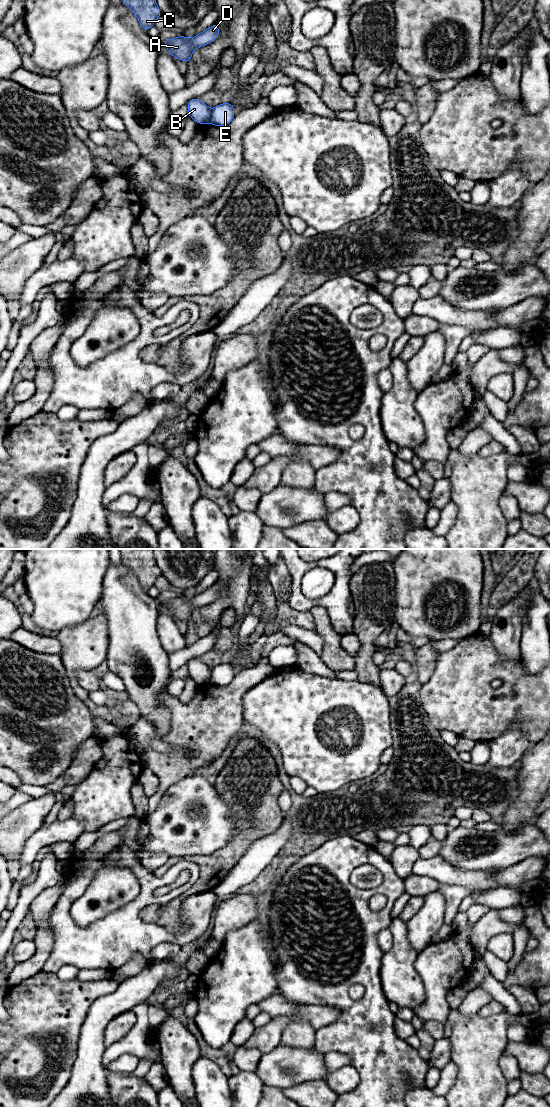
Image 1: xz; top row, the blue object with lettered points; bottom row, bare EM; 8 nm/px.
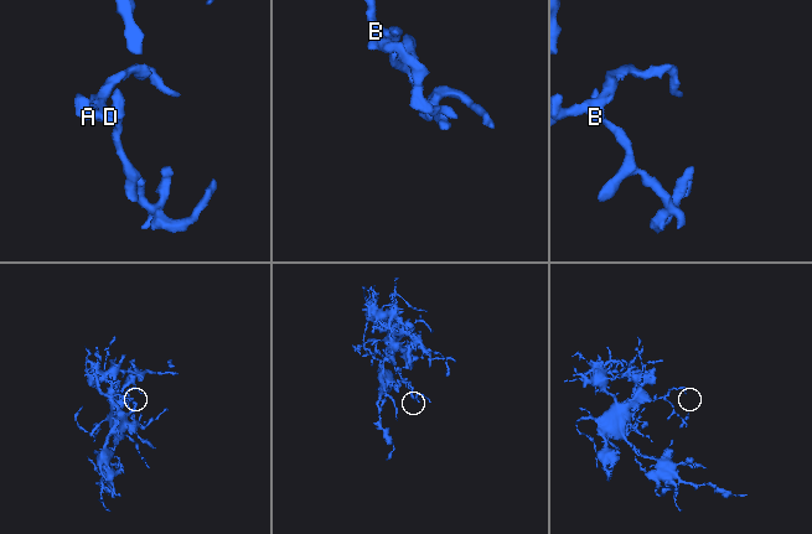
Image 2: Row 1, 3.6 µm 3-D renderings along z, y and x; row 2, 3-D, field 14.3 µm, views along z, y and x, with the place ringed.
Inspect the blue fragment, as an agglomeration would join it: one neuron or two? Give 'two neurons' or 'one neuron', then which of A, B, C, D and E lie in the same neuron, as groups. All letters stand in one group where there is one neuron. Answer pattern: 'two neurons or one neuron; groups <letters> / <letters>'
two neurons; groups A B C D / E

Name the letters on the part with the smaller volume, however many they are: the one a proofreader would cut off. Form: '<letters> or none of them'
E

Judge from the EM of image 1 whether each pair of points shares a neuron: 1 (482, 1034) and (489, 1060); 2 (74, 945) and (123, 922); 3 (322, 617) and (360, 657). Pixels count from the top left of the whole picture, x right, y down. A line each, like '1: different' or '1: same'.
1: same
2: same
3: different

